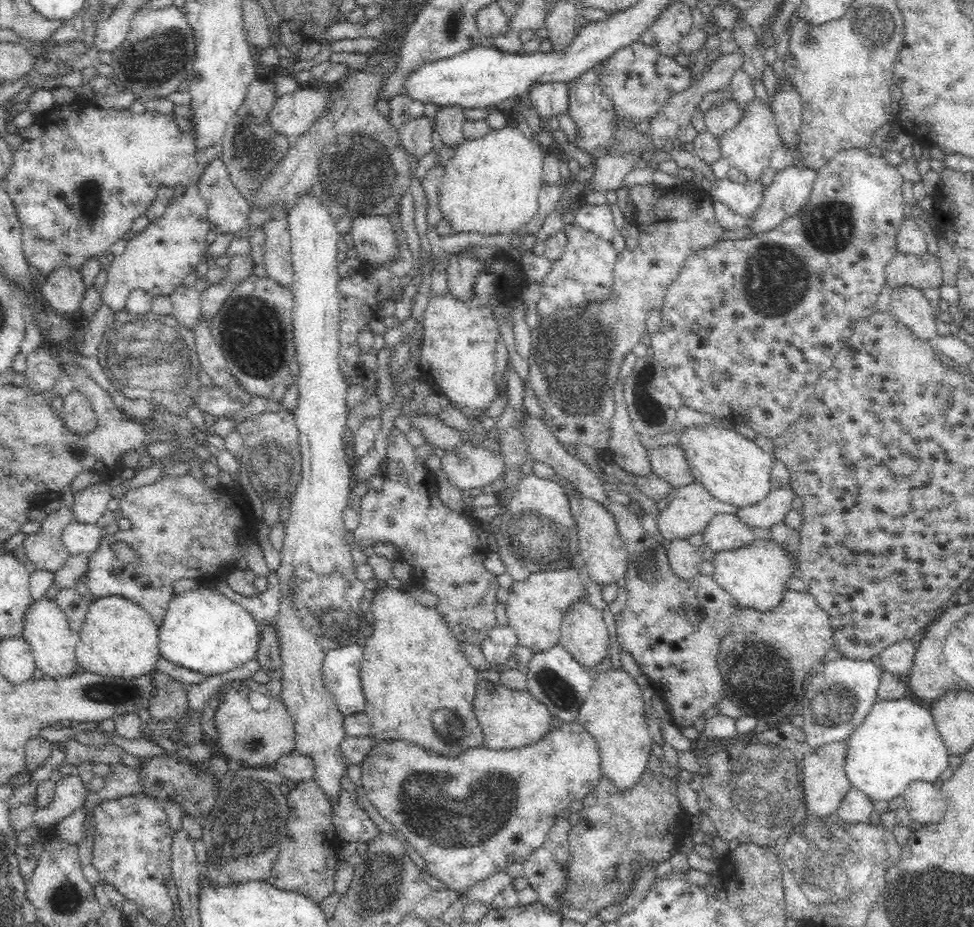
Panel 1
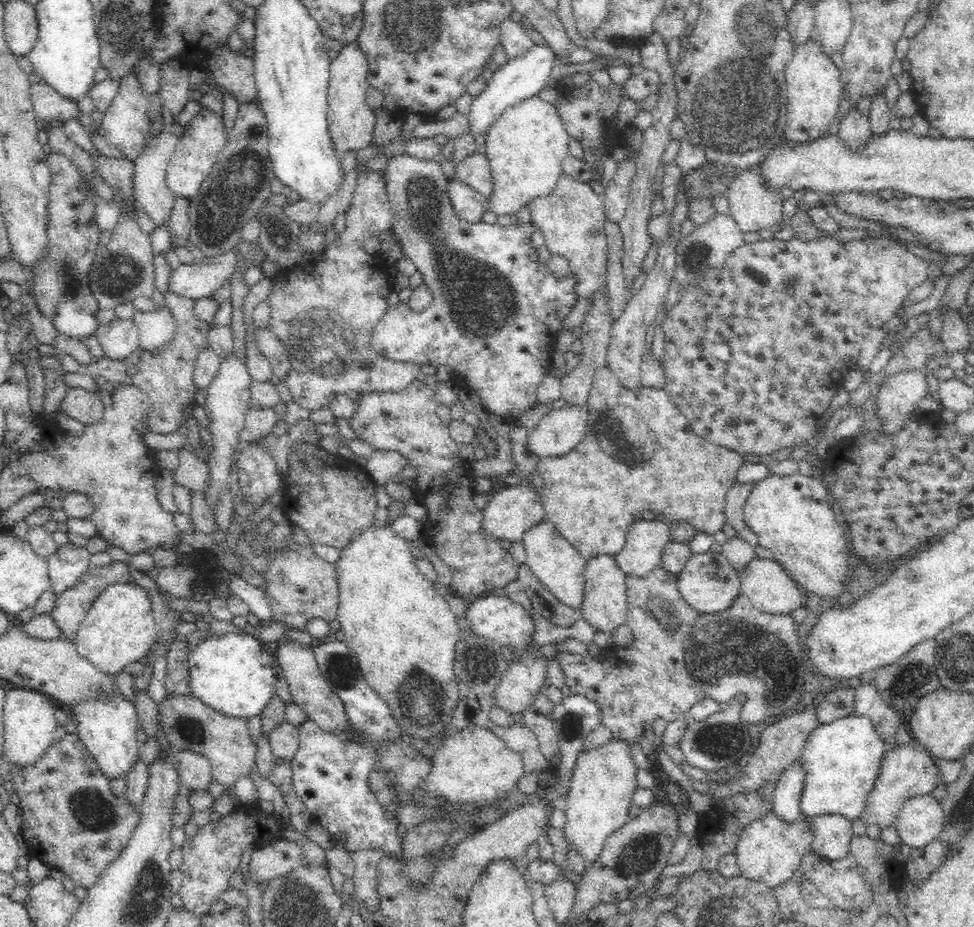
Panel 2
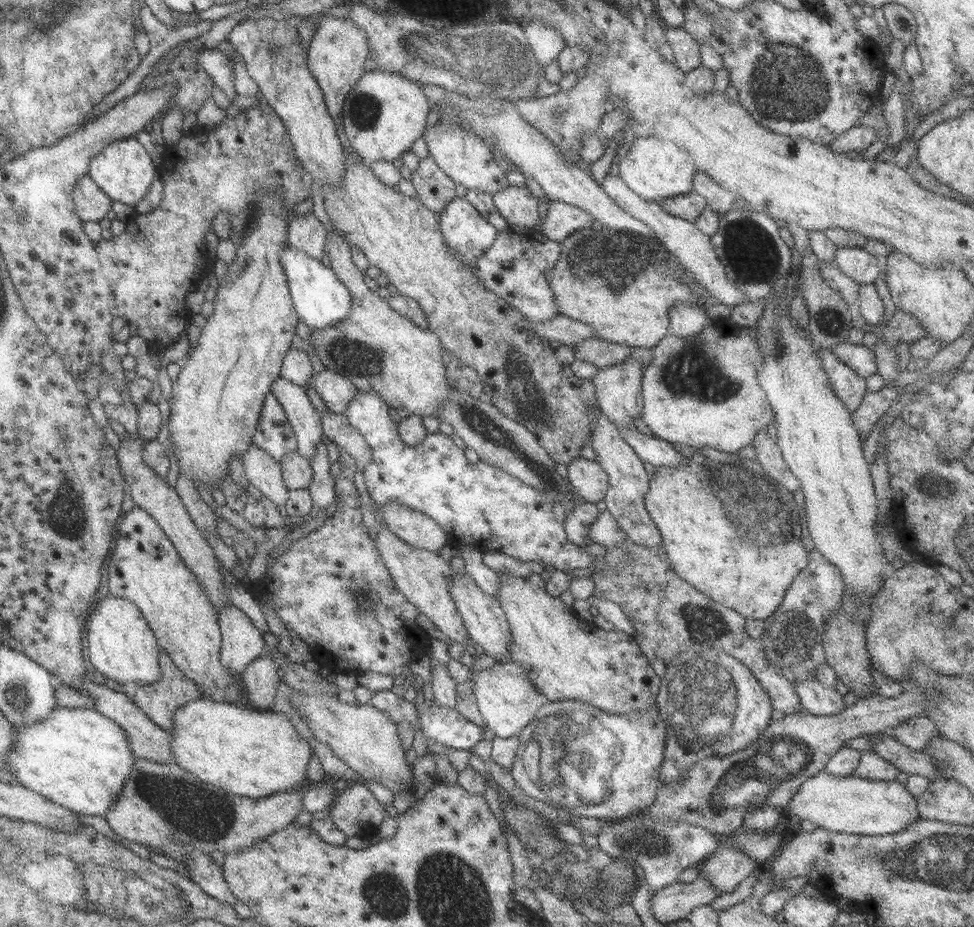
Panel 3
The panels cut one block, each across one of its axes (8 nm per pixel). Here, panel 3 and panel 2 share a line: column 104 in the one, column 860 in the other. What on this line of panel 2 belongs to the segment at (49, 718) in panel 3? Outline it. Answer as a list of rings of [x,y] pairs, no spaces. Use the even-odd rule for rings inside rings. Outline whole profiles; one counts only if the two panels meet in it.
[[[854,714],[818,725],[809,735],[799,758],[805,772],[801,814],[810,817],[839,814],[851,821],[858,818],[878,778],[885,752],[893,746],[878,737],[872,720]]]

